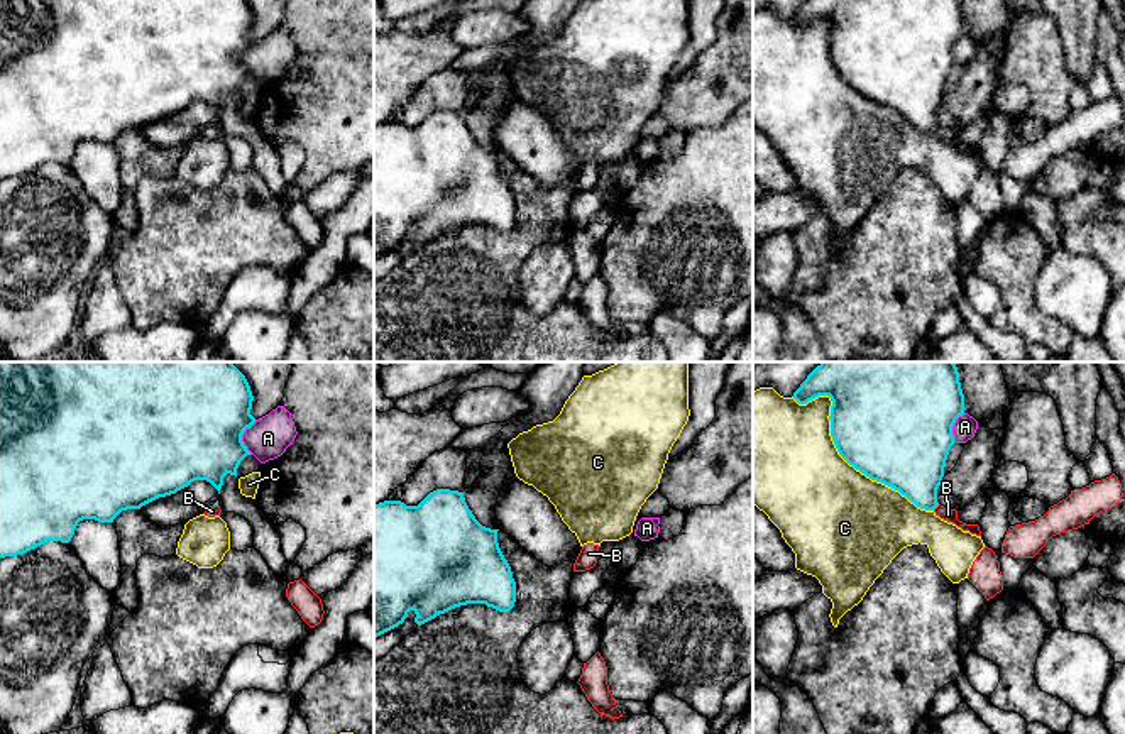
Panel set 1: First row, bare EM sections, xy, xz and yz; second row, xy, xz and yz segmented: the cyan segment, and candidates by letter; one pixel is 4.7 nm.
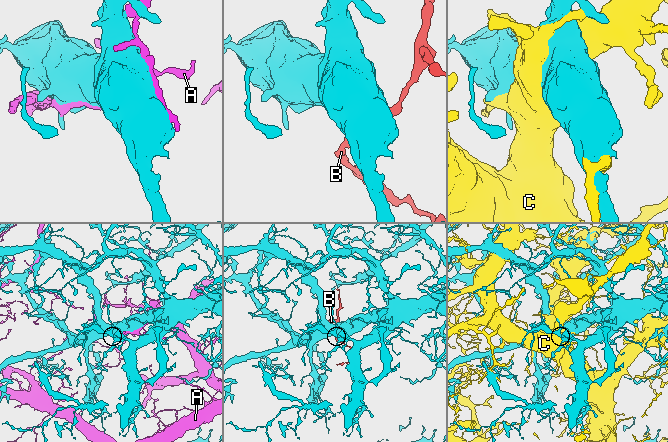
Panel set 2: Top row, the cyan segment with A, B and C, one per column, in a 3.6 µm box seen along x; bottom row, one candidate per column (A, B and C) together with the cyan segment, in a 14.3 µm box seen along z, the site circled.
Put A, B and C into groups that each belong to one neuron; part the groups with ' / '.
A / B / C

